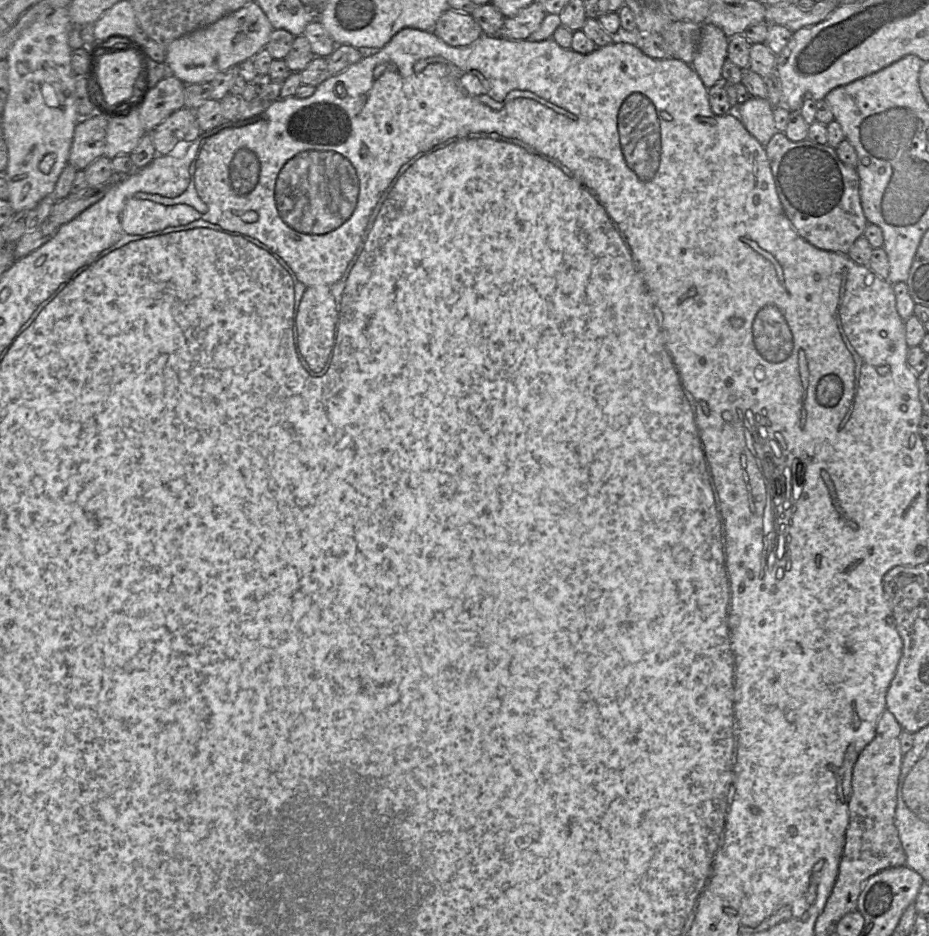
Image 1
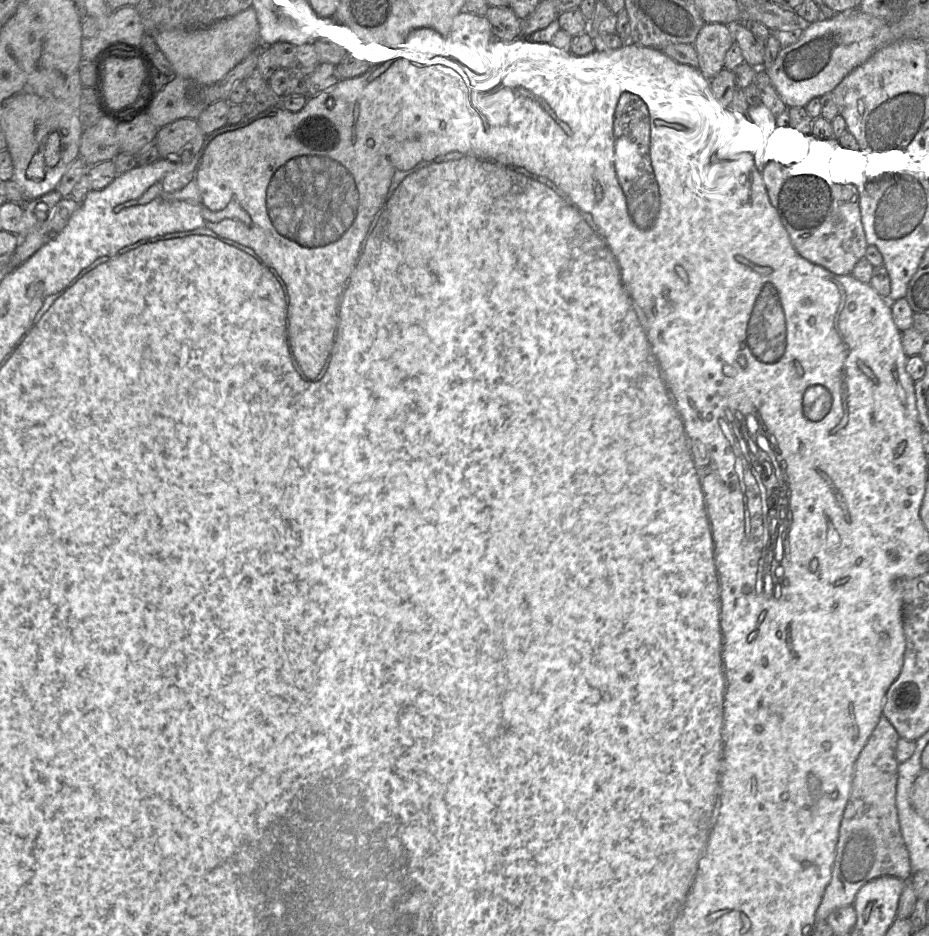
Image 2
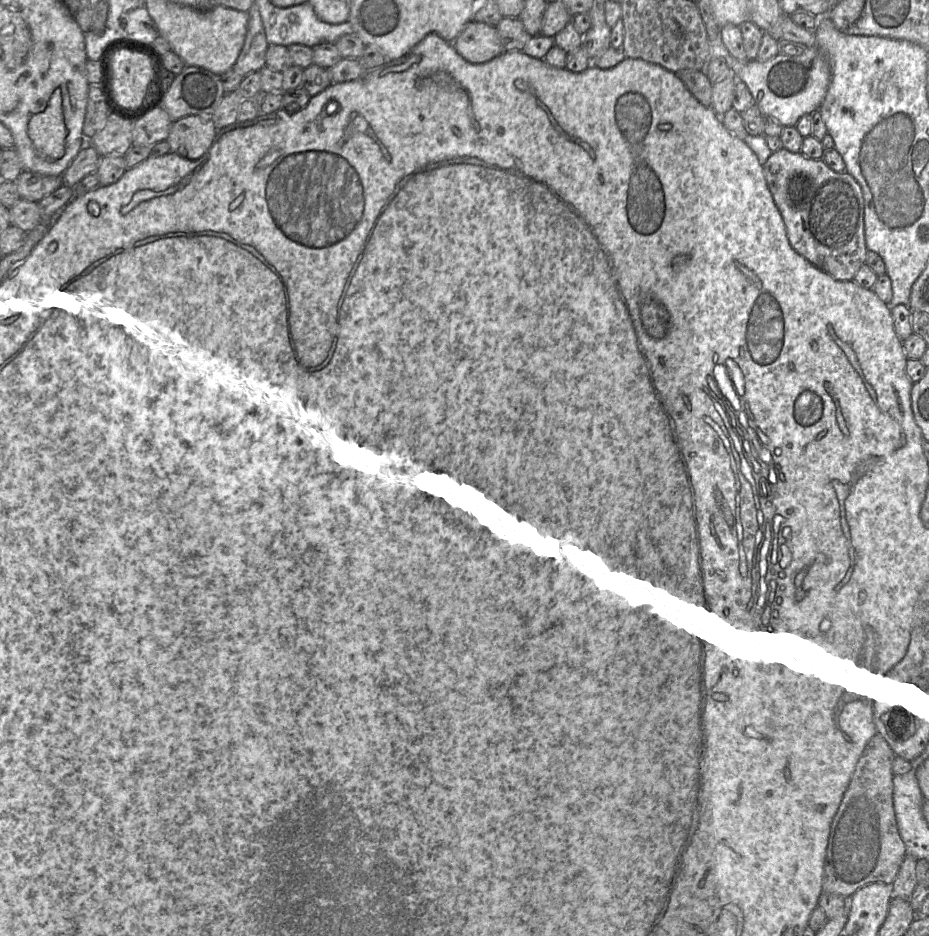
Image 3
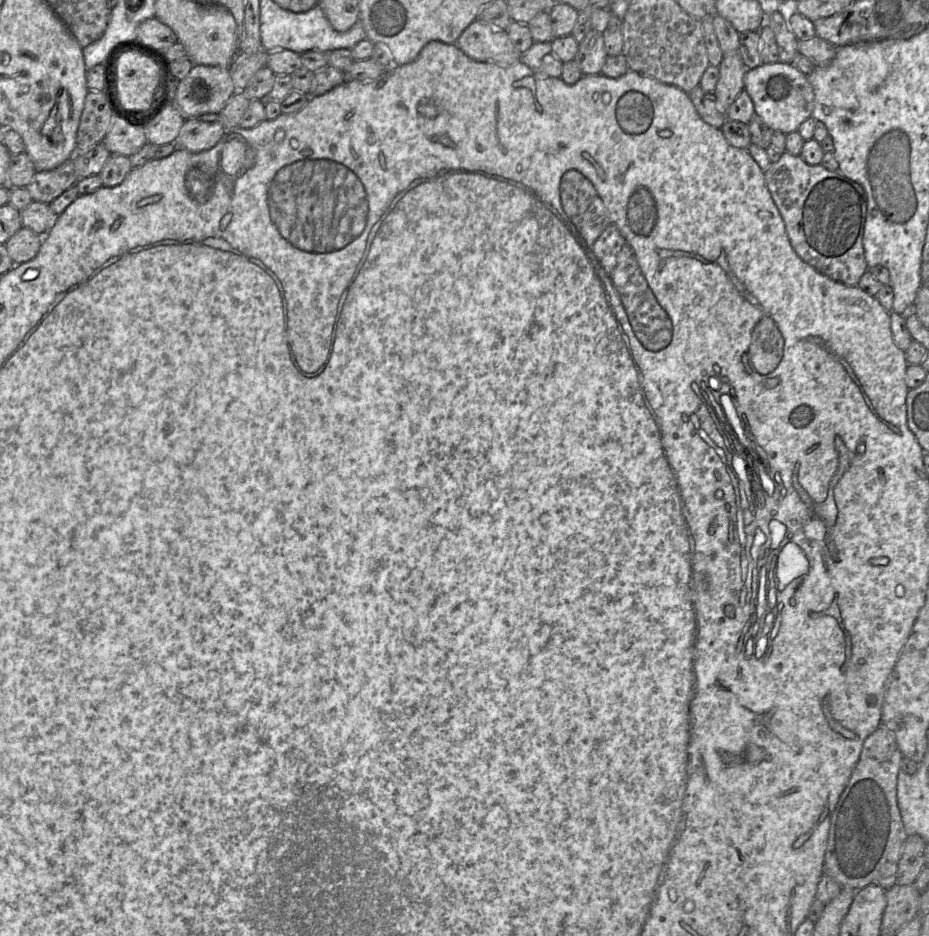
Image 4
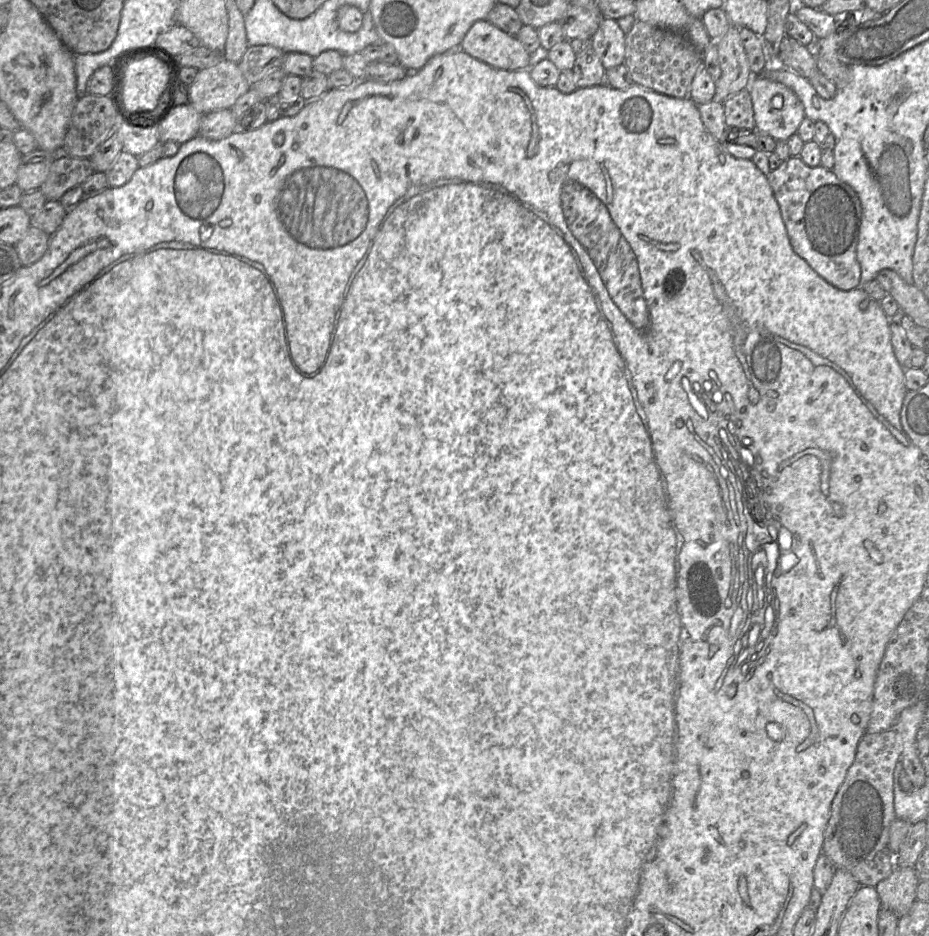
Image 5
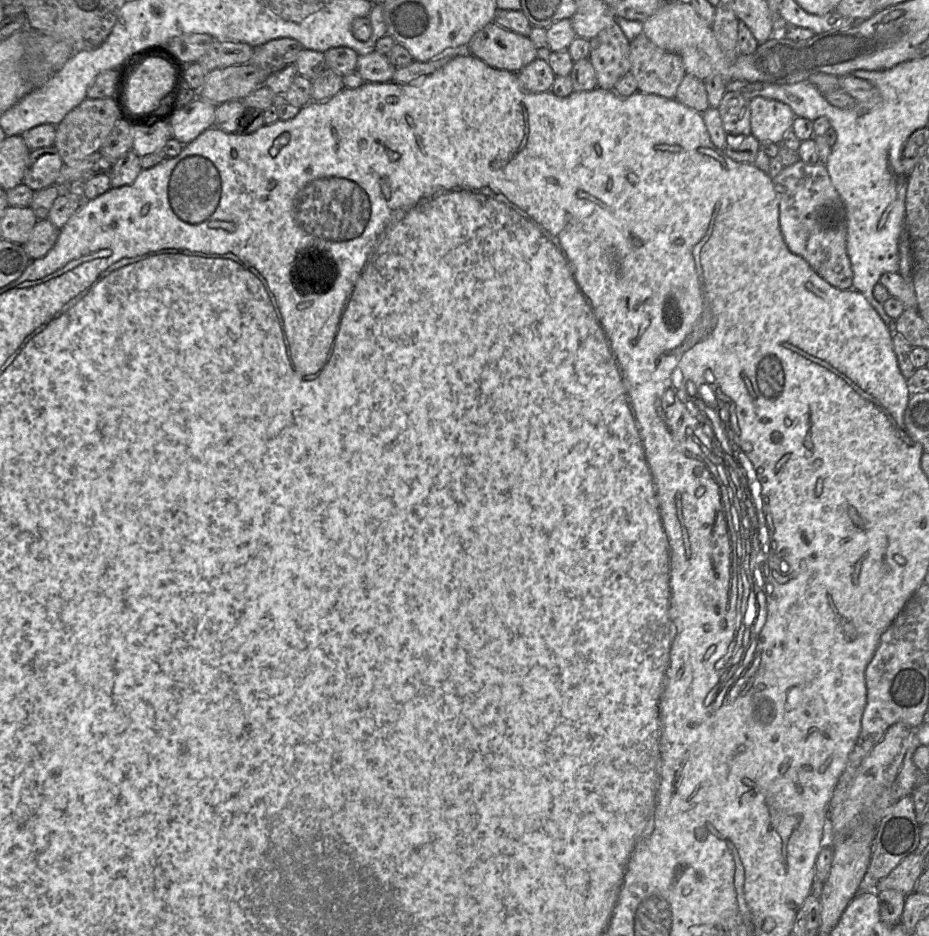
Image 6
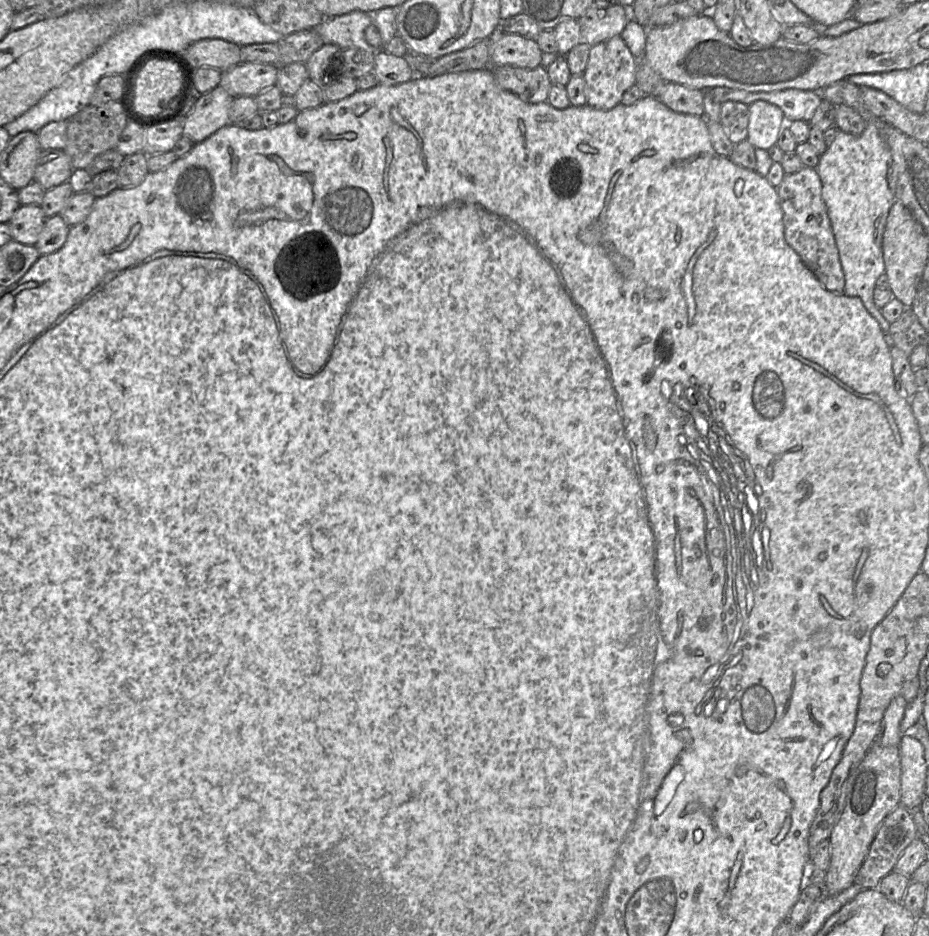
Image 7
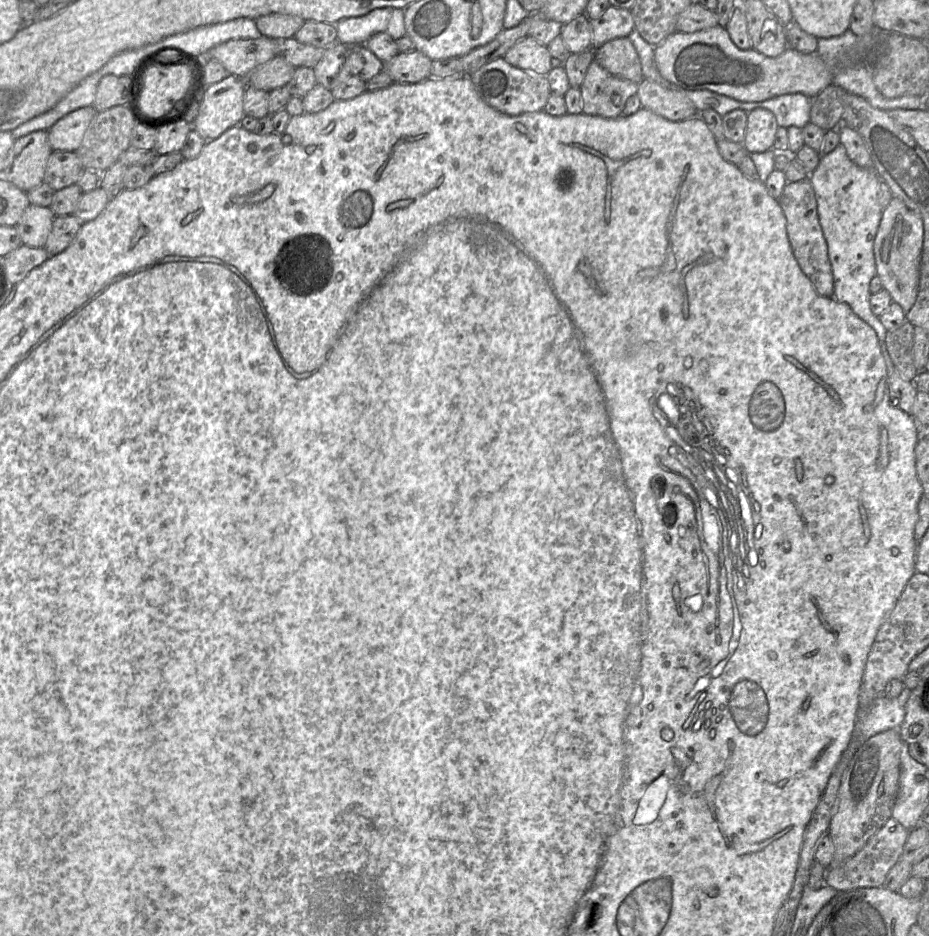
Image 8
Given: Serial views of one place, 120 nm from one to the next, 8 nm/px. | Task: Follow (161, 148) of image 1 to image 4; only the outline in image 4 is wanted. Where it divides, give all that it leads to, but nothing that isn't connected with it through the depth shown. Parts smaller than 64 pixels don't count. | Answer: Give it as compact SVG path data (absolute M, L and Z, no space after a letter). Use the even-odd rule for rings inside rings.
M219 114L187 118L180 130L176 145L189 152L202 152L213 148L225 131Z

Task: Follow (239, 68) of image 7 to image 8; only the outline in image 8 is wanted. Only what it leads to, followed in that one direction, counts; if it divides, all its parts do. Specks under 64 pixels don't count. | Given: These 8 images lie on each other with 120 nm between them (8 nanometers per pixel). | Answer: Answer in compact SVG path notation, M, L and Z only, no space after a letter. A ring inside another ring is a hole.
M275 56L256 67L243 80L247 86L270 92L276 88L285 87L292 79L295 69L282 56Z

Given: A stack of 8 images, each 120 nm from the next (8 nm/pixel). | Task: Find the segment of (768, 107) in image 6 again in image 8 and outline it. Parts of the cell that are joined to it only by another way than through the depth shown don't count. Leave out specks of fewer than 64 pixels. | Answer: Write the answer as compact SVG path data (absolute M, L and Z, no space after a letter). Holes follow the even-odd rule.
M764 108L748 111L742 143L748 155L772 149L777 128L776 118L771 111Z

